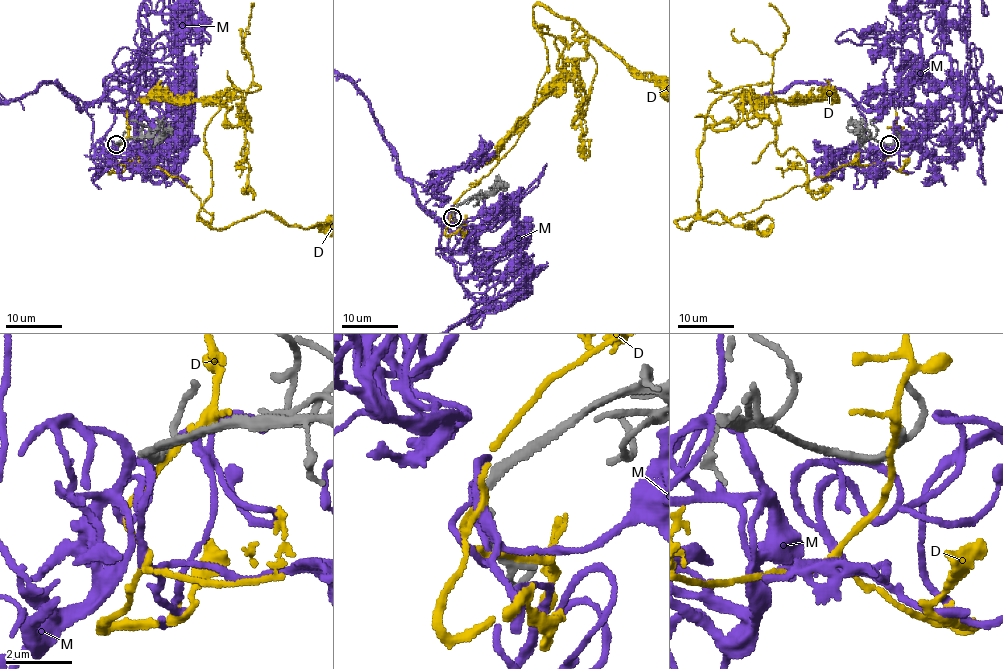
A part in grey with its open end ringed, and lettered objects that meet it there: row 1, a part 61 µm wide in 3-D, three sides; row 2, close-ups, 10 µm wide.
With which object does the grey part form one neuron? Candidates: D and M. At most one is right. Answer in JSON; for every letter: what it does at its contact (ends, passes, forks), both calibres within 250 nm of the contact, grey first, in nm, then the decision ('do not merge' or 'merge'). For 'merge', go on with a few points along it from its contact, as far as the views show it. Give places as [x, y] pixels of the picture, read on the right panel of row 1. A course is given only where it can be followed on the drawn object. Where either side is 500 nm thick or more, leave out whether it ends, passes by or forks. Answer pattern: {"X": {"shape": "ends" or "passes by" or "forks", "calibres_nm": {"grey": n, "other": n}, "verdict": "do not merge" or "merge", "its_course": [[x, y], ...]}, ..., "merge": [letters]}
{"D": {"shape": "passes by", "calibres_nm": {"grey": 240, "other": 200}, "verdict": "do not merge"}, "M": {"shape": "passes by", "calibres_nm": {"grey": 240, "other": 190}, "verdict": "merge", "its_course": [[888, 145], [898, 169], [908, 142], [925, 152], [921, 105], [863, 110], [818, 83]]}, "merge": ["M"]}

